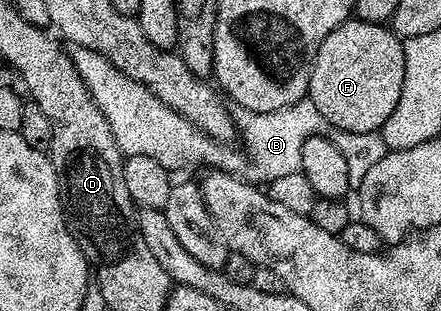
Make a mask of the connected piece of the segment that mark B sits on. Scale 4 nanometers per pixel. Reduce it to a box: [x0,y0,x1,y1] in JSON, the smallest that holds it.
[72,46,388,187]

